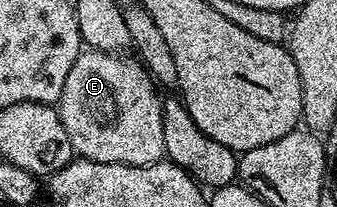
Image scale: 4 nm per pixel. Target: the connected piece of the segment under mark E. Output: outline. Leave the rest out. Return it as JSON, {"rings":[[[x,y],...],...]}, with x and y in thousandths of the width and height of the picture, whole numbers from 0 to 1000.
{"rings":[[[273,232],[243,237],[223,309],[211,309],[211,348],[199,348],[199,386],[187,406],[175,498],[175,546],[187,580],[187,618],[199,618],[199,657],[217,700],[220,749],[273,783],[433,802],[490,763],[484,541],[478,536],[484,473],[481,459],[466,459],[469,420],[415,295],[371,275],[383,271]]]}

